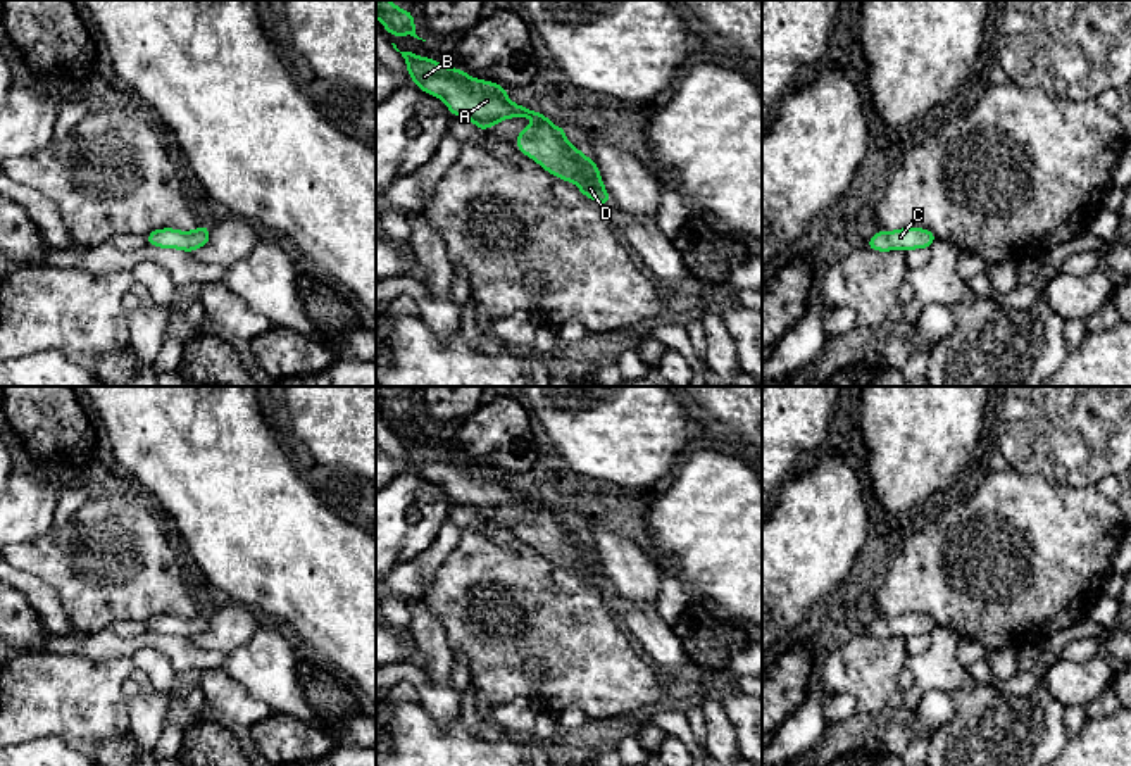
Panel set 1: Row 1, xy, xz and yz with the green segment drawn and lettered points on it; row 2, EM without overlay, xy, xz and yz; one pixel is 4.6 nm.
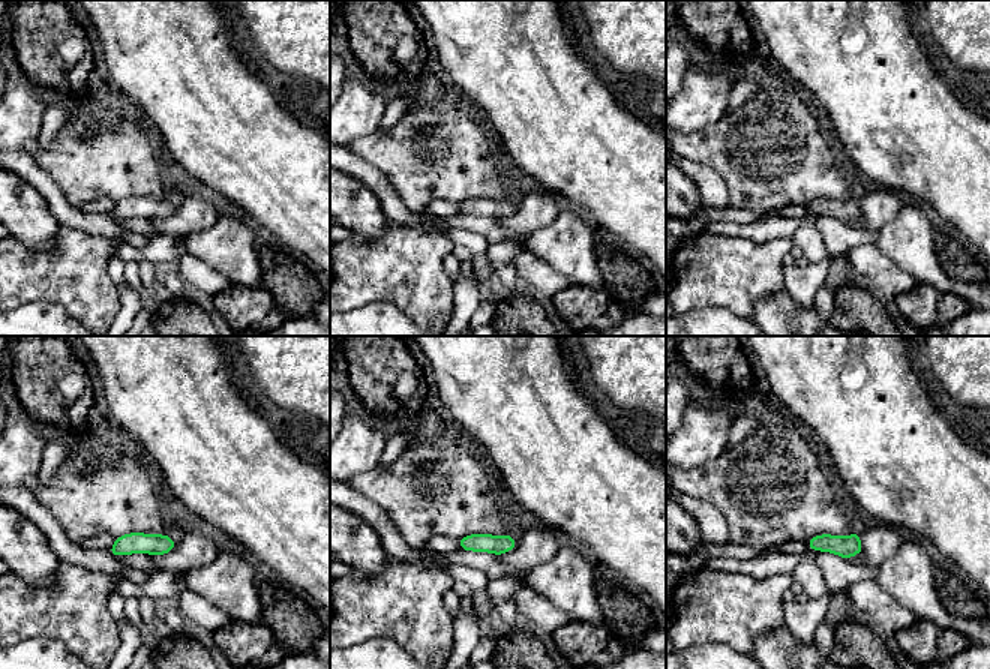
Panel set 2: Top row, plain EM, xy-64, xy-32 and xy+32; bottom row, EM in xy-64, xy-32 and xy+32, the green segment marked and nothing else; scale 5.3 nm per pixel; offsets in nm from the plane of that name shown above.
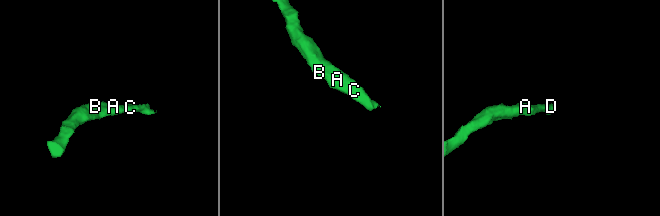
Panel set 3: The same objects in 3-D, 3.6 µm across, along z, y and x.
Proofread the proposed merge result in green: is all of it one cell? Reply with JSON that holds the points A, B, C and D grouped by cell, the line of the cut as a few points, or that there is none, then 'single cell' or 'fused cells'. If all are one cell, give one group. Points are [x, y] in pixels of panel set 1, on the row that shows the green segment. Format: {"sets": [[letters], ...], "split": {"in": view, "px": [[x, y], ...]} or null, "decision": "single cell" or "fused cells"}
{"sets": [["A", "B", "C", "D"]], "split": null, "decision": "single cell"}

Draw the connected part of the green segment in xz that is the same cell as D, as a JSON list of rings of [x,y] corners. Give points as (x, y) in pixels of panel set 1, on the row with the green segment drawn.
[[[412,52],[400,53],[417,88],[441,98],[453,116],[472,121],[479,131],[509,117],[534,117],[538,122],[528,124],[516,136],[516,147],[555,178],[576,183],[584,197],[603,205],[612,202],[598,166],[569,143],[566,128],[557,128],[538,110],[510,102],[509,90],[493,81],[471,78],[466,71]]]

